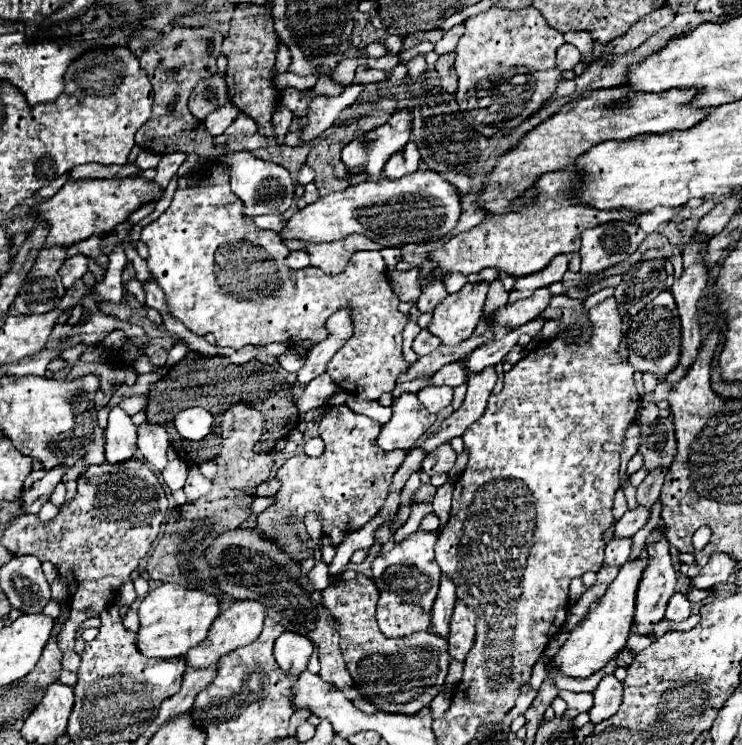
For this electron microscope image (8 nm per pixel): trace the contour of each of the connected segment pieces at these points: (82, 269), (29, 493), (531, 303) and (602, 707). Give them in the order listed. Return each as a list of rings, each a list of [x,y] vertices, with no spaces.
[[[81,253],[69,257],[63,263],[63,267],[59,269],[59,275],[63,279],[63,285],[65,287],[71,287],[79,277],[83,277],[87,273],[87,263],[89,263],[89,259],[85,255],[81,255]]]
[[[59,465],[46,471],[44,477],[35,482],[31,489],[25,489],[21,493],[19,501],[23,503],[25,513],[39,513],[39,509],[50,501],[51,494],[57,484],[61,482],[65,470],[66,468],[63,465]]]
[[[539,289],[529,299],[521,299],[517,303],[511,303],[511,305],[497,309],[495,311],[495,323],[501,327],[507,327],[507,329],[521,327],[523,323],[529,323],[531,319],[541,317],[541,313],[549,307],[551,297],[553,295],[549,289]]]
[[[603,675],[597,689],[593,691],[595,703],[589,709],[589,719],[593,725],[613,717],[621,705],[623,695],[623,683],[615,675]]]

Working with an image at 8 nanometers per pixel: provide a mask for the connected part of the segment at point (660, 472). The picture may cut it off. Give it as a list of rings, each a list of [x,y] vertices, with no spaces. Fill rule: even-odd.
[[[657,467],[655,471],[651,471],[647,475],[647,479],[637,487],[637,503],[641,507],[647,507],[651,511],[651,507],[657,503],[659,495],[661,495],[661,487],[663,487],[663,479],[665,479],[667,467]]]

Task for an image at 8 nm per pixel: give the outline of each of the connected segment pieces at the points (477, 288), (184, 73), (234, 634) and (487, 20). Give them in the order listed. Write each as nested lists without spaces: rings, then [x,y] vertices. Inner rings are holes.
[[[467,283],[459,293],[447,295],[443,303],[435,307],[433,319],[427,329],[435,337],[443,339],[443,345],[449,347],[469,339],[483,315],[487,291],[487,283]]]
[[[173,27],[169,35],[163,35],[155,41],[153,47],[149,47],[141,57],[141,67],[147,71],[149,81],[153,85],[155,103],[153,103],[153,115],[151,119],[137,131],[135,141],[141,149],[165,155],[181,151],[185,155],[199,153],[205,159],[219,157],[219,151],[253,151],[267,145],[267,139],[259,133],[249,137],[229,137],[223,145],[215,145],[213,135],[207,133],[205,125],[201,127],[201,121],[195,119],[187,107],[189,95],[195,89],[195,85],[201,79],[207,79],[217,73],[215,61],[221,53],[223,35],[211,27],[197,27],[197,29],[185,29],[185,27]]]
[[[237,601],[237,603],[233,603],[229,609],[225,609],[215,619],[215,623],[211,625],[209,637],[201,645],[187,651],[187,655],[185,655],[187,665],[195,667],[195,669],[205,669],[205,667],[217,663],[229,651],[253,643],[259,637],[261,629],[263,629],[263,621],[265,621],[265,607],[259,601]]]
[[[493,7],[469,17],[465,35],[455,49],[455,71],[459,75],[455,97],[467,123],[481,135],[493,137],[537,113],[563,81],[555,65],[555,51],[561,45],[563,35],[549,27],[535,7],[521,11]]]

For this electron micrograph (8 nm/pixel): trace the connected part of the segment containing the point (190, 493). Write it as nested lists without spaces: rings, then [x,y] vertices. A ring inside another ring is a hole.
[[[189,465],[187,469],[189,469],[189,477],[187,477],[187,483],[185,483],[183,491],[185,491],[189,501],[195,501],[211,489],[211,481],[203,477],[203,473],[199,471],[199,465]]]

